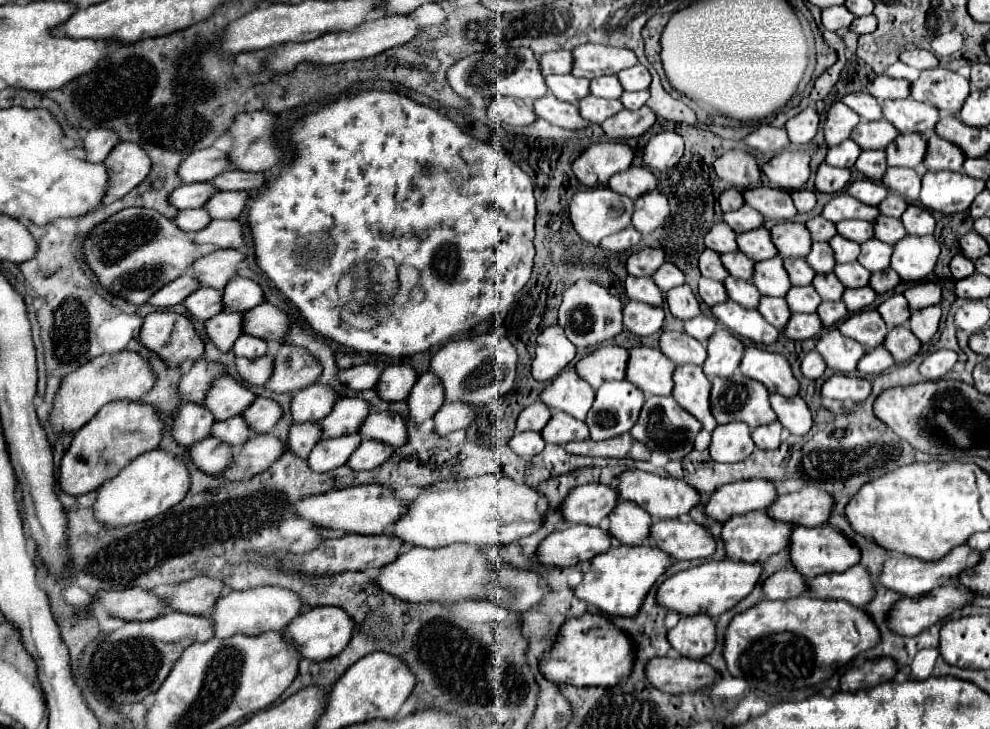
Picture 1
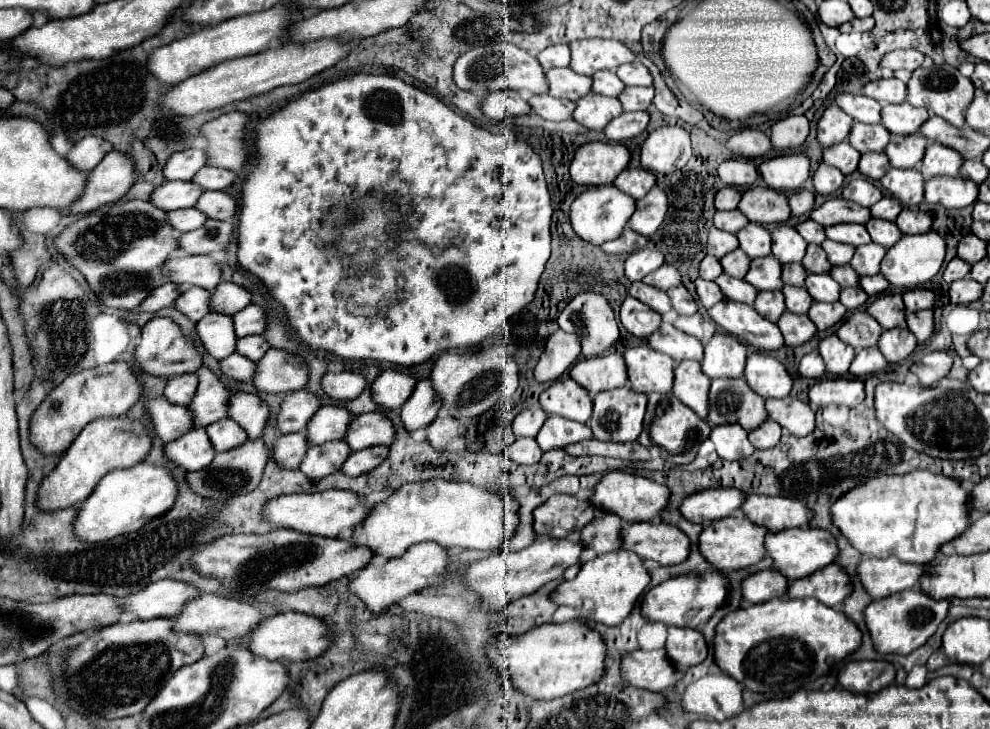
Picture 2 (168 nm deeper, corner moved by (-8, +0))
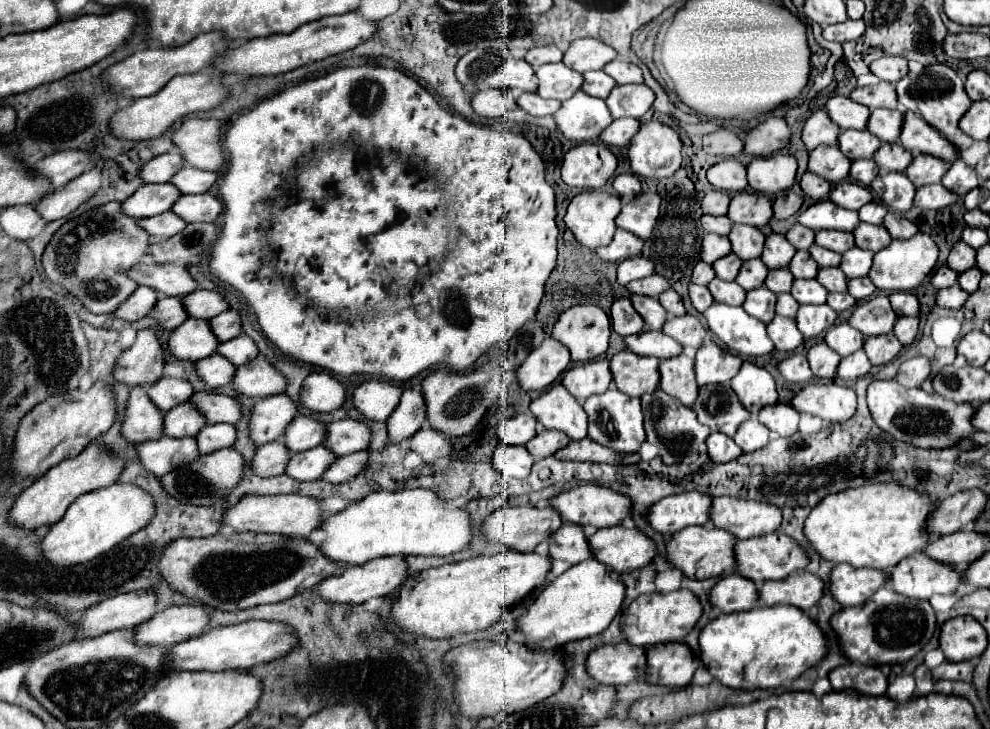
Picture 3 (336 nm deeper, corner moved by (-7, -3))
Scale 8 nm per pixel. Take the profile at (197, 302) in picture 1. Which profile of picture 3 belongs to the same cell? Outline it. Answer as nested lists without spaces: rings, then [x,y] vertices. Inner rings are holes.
[[[178,296],[160,298],[152,310],[152,316],[164,330],[174,330],[174,328],[178,328],[178,324],[182,324],[188,318],[182,298],[178,298]]]

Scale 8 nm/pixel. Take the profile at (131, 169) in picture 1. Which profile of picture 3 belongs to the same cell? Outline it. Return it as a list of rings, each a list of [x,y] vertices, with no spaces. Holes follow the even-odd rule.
[[[98,168],[84,172],[82,176],[78,176],[78,180],[72,180],[70,184],[66,184],[66,188],[56,190],[46,194],[38,204],[36,204],[36,212],[46,220],[58,220],[58,218],[66,218],[70,212],[74,212],[80,204],[84,204],[90,196],[94,196],[94,192],[104,184],[102,174]]]

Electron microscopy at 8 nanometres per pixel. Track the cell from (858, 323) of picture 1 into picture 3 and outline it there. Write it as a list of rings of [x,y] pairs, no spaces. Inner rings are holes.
[[[846,322],[832,326],[826,332],[824,340],[840,356],[850,356],[852,352],[856,352],[856,350],[860,350],[864,346],[864,336],[858,330],[854,330],[852,326],[848,326]]]

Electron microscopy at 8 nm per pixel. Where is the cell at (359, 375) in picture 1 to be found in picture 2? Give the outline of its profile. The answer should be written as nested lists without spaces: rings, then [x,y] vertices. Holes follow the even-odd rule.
[[[353,371],[327,373],[327,375],[323,377],[323,391],[325,391],[329,397],[341,399],[341,401],[349,401],[349,399],[359,397],[365,387],[367,387],[365,375],[353,373]]]

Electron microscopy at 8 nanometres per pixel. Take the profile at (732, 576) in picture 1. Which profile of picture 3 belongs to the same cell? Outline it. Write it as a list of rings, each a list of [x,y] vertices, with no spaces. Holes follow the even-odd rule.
[[[674,590],[670,594],[644,594],[638,596],[620,616],[620,630],[630,646],[652,648],[666,642],[682,642],[702,616],[702,606],[690,590]]]

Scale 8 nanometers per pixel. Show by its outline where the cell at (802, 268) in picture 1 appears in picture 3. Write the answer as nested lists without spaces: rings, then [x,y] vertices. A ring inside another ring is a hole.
[[[780,268],[780,270],[770,270],[768,272],[764,286],[768,290],[772,290],[774,294],[784,294],[784,292],[790,292],[792,282],[794,282],[794,276],[790,274],[790,270],[788,268]]]

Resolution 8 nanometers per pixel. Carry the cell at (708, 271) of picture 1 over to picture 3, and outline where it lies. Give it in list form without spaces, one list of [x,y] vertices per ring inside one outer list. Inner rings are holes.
[[[698,262],[694,266],[694,272],[692,272],[692,282],[694,284],[700,284],[700,286],[708,286],[708,282],[714,278],[714,268],[706,262]]]

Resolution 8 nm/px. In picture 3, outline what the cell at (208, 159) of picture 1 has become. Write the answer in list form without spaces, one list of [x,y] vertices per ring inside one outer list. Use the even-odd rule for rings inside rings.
[[[166,152],[162,156],[156,156],[154,160],[148,160],[148,164],[142,166],[142,180],[144,183],[166,183],[184,166],[184,160],[176,152]]]

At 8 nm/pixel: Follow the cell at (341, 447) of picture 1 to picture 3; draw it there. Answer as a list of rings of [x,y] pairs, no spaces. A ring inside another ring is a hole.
[[[326,446],[310,448],[306,452],[298,452],[290,456],[286,474],[298,482],[318,480],[322,472],[332,464],[332,460],[336,460],[336,456]]]

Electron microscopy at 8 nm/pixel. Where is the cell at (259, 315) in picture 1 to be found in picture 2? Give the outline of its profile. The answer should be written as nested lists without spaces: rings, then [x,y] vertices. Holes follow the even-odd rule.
[[[249,305],[243,311],[233,315],[235,323],[235,333],[237,337],[247,337],[247,335],[263,335],[263,329],[267,327],[265,321],[265,311],[259,305]]]

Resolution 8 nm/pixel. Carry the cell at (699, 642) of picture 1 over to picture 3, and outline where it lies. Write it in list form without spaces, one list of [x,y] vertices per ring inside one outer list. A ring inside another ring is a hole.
[[[682,642],[658,644],[650,648],[646,660],[646,680],[648,684],[682,688],[692,680],[694,670],[700,666],[700,660],[692,650]]]

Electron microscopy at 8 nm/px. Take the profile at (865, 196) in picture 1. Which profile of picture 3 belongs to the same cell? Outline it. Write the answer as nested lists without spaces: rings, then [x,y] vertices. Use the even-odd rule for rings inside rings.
[[[844,180],[832,188],[830,200],[846,210],[860,210],[864,204],[868,204],[872,200],[872,194],[866,186]]]

